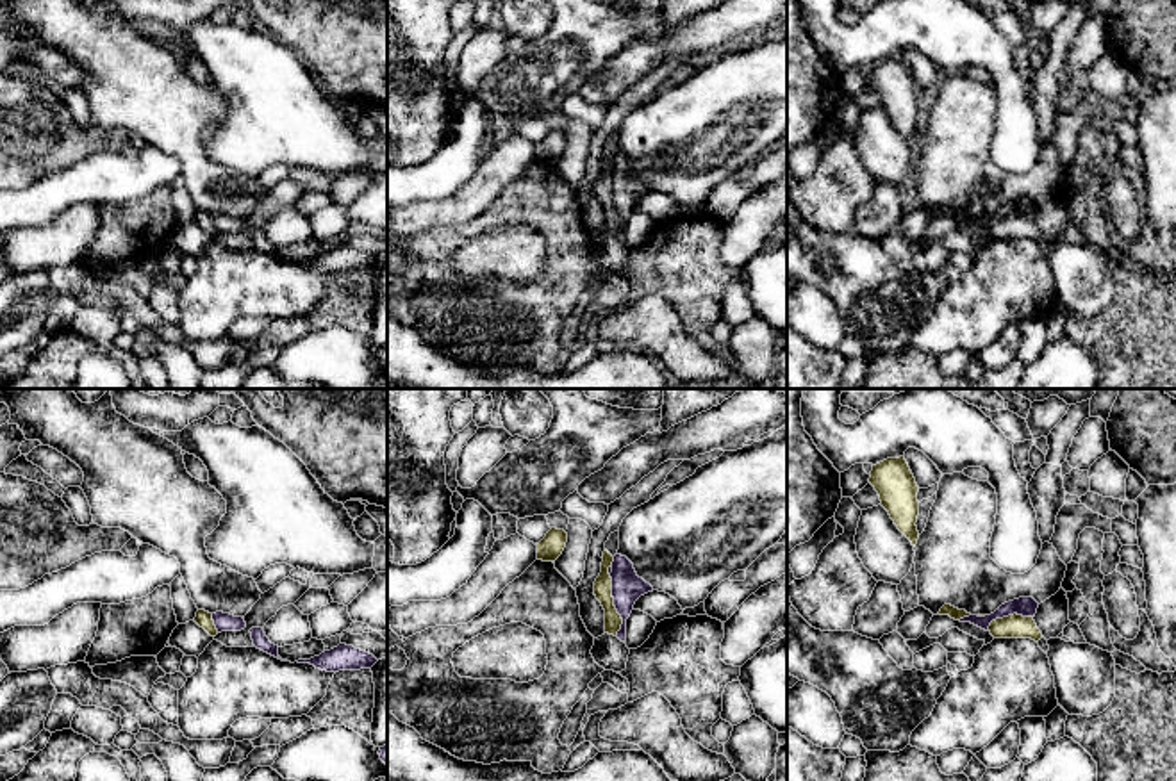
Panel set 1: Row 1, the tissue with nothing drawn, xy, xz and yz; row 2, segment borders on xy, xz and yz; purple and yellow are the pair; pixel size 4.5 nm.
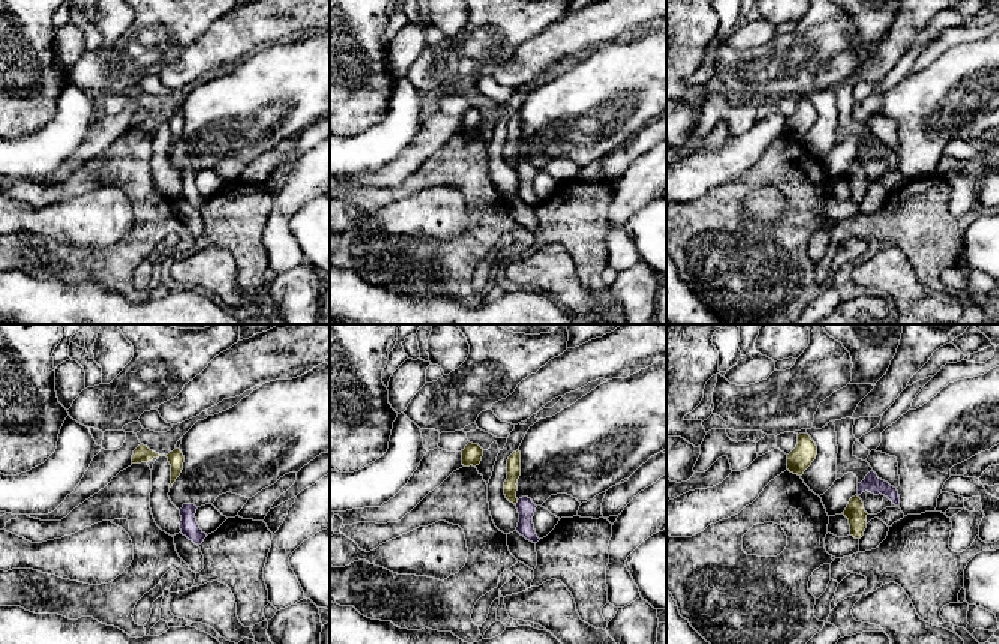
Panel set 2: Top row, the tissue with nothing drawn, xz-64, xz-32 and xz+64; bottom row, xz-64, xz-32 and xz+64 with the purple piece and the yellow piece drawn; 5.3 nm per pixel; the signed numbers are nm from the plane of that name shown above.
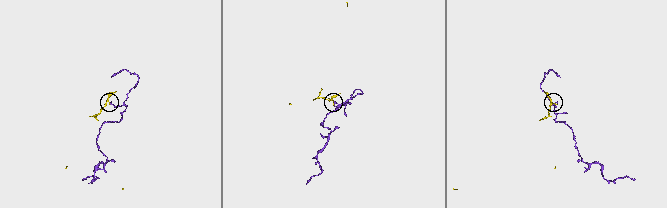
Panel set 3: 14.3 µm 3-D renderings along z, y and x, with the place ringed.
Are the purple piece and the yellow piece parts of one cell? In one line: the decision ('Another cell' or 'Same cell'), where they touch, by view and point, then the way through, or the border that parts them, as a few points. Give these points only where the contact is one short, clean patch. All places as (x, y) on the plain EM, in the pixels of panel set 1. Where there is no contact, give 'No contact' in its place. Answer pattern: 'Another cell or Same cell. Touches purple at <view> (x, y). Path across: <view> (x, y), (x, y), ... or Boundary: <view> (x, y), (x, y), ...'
Another cell. Touches purple at xz (614, 205). Boundary: xz (609, 175), (614, 209), (621, 220), (621, 229), (616, 236)

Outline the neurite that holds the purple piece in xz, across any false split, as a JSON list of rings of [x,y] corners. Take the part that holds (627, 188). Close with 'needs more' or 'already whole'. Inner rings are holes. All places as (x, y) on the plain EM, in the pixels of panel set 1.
[[[617,153],[612,162],[610,178],[614,207],[623,219],[621,230],[616,237],[621,243],[626,243],[626,219],[630,218],[635,201],[641,196],[653,193],[653,187],[637,177],[634,164],[626,157]]] | already whole

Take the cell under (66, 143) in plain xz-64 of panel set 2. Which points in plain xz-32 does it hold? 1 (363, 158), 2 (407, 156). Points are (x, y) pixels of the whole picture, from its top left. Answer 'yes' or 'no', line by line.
1: yes
2: no

